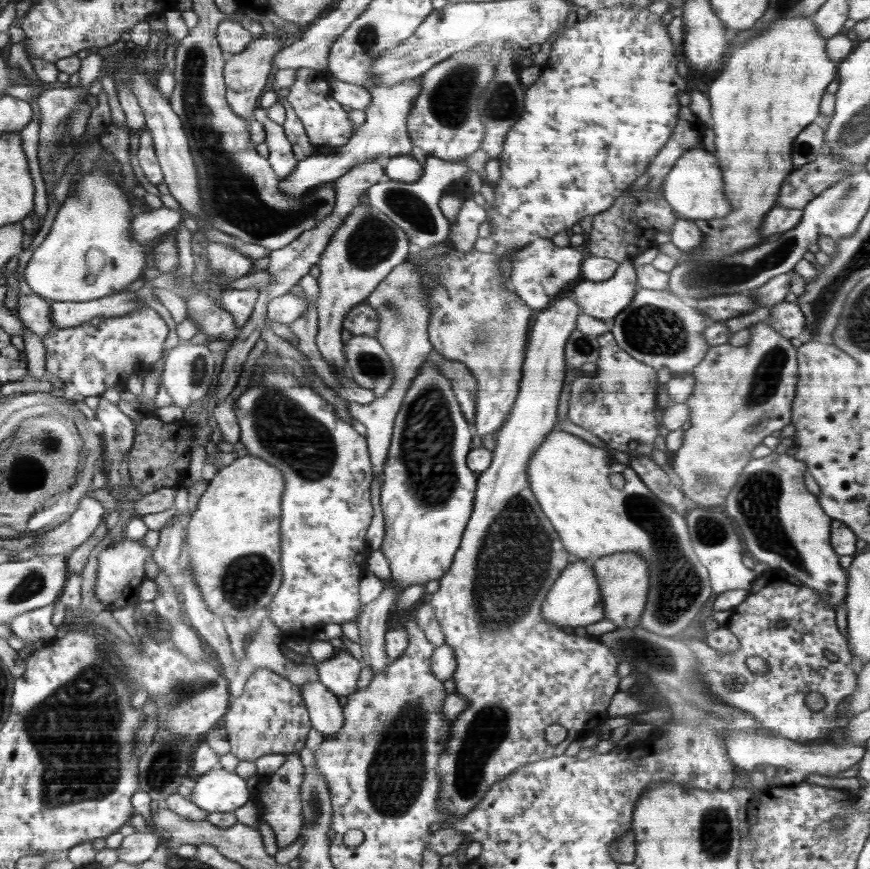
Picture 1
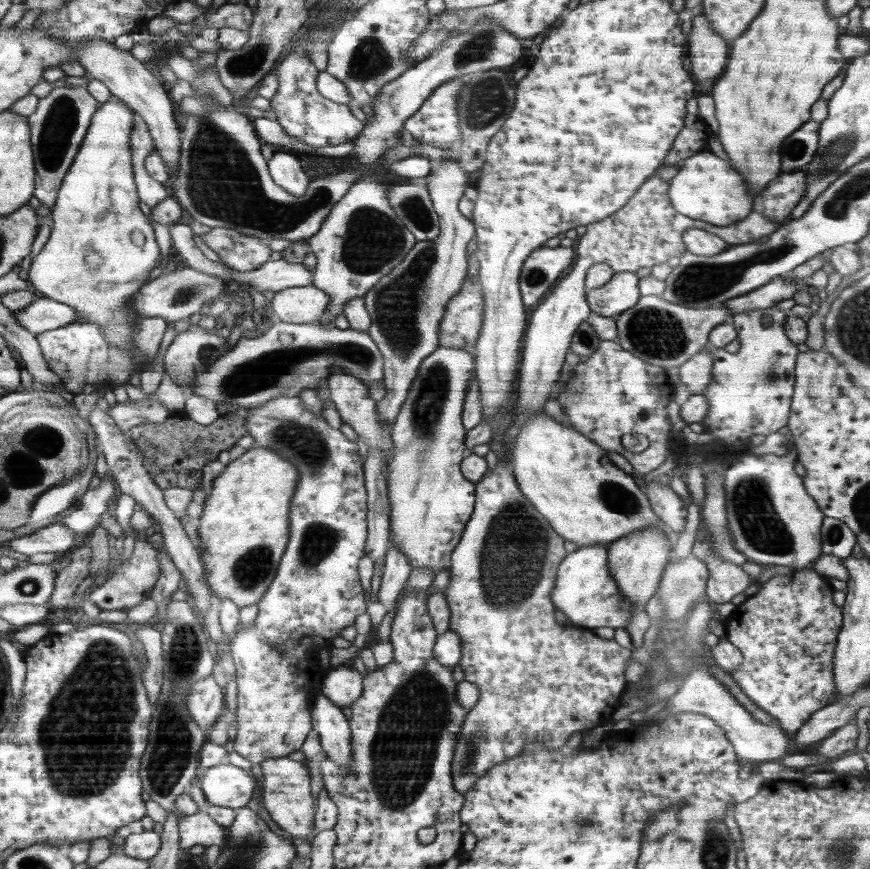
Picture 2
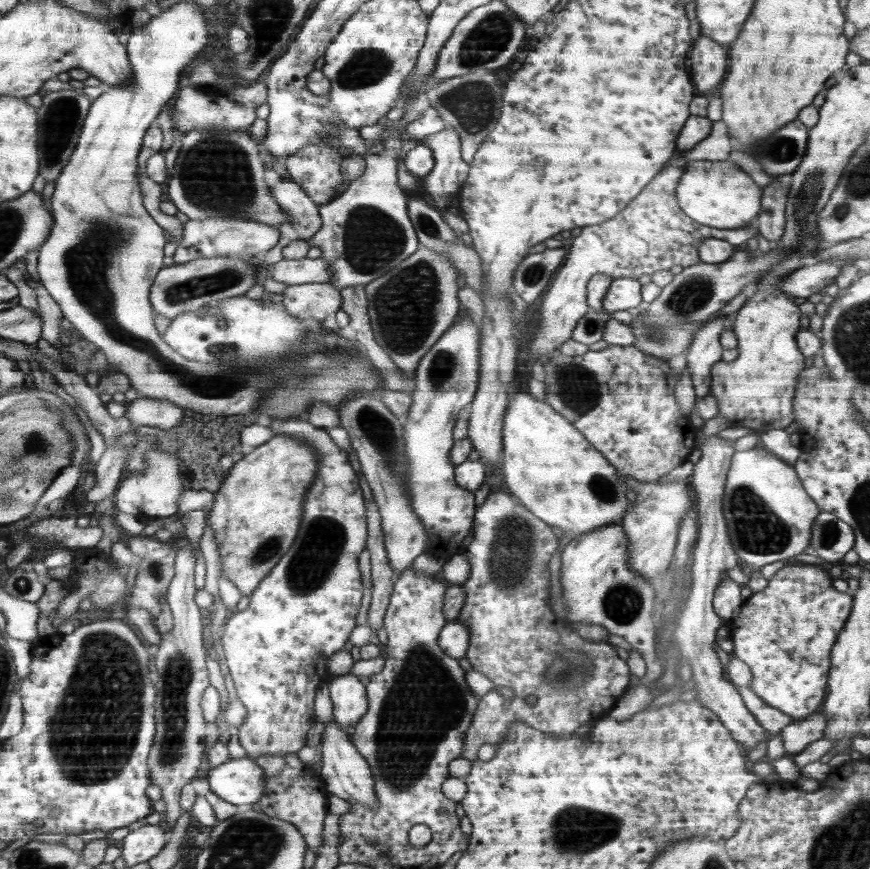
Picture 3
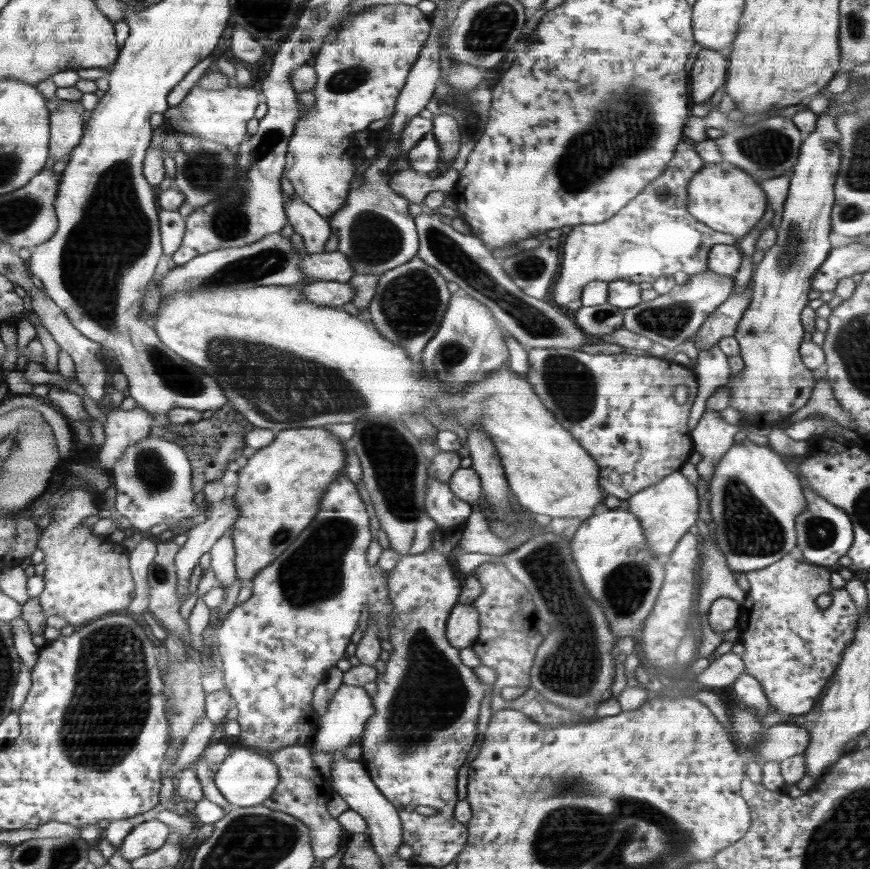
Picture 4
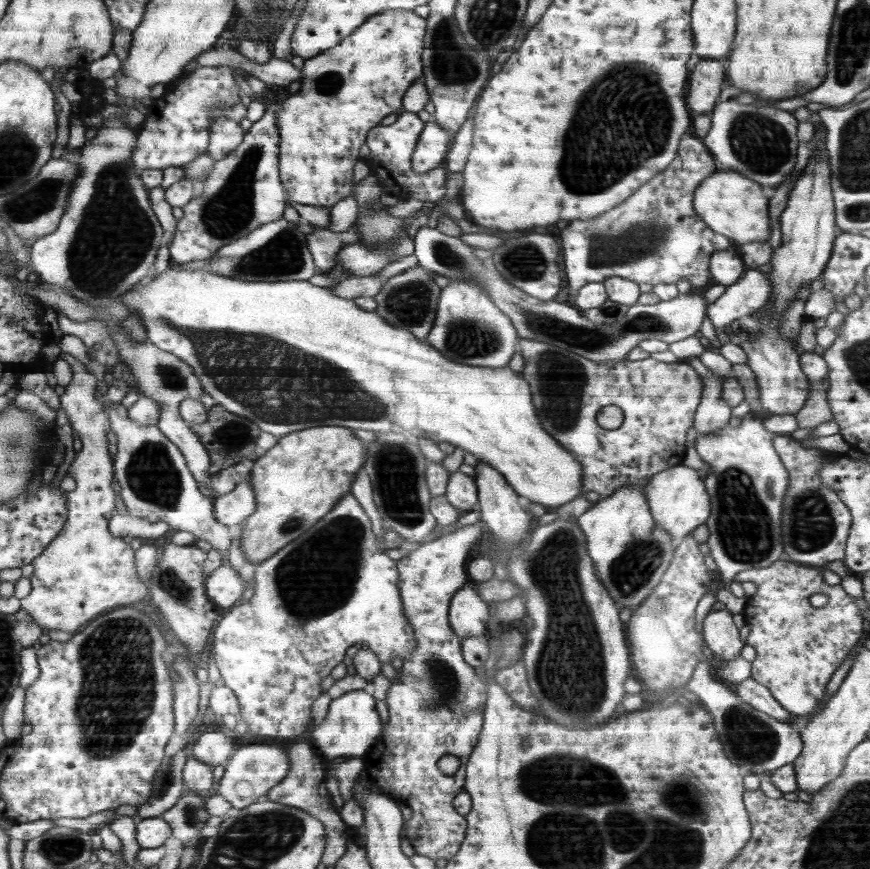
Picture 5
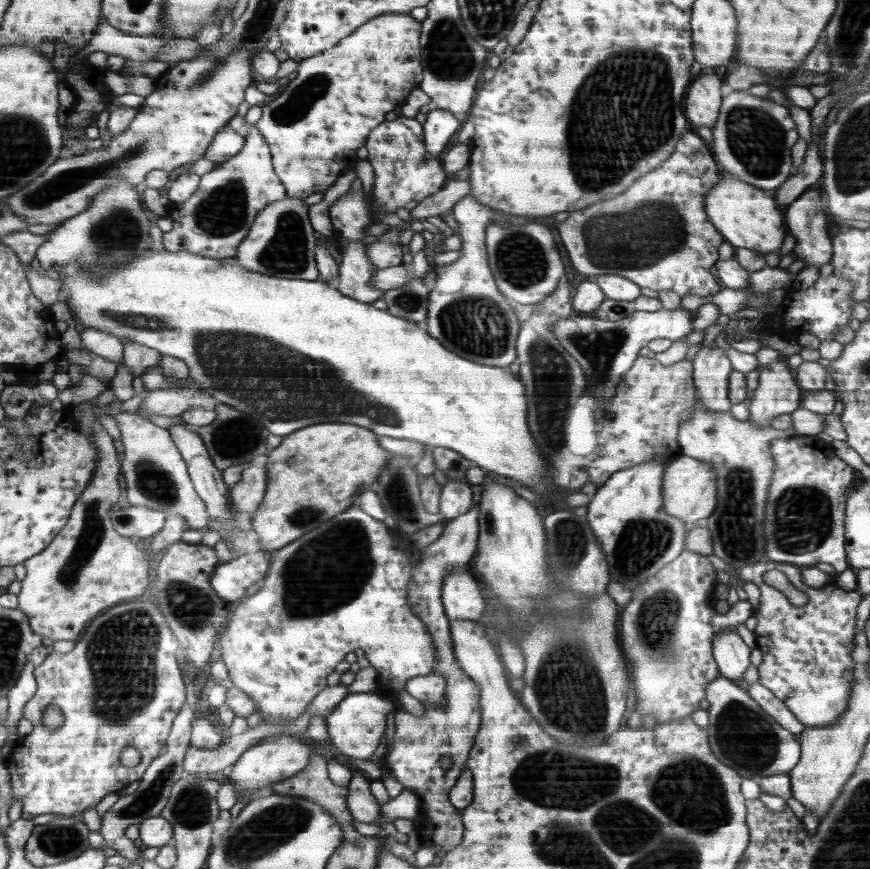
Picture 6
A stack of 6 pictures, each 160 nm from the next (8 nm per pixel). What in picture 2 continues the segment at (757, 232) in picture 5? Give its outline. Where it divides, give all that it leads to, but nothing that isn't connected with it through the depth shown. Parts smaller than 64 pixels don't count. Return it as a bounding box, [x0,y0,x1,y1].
[669,149,754,226]

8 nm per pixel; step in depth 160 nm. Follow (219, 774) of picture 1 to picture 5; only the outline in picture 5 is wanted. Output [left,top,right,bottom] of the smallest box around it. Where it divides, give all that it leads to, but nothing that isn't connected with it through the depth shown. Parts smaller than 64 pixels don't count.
[216,744,292,810]

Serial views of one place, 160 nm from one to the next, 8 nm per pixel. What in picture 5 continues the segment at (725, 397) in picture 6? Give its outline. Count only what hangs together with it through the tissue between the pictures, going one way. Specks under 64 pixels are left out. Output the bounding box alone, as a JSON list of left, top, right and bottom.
[684,357,733,435]

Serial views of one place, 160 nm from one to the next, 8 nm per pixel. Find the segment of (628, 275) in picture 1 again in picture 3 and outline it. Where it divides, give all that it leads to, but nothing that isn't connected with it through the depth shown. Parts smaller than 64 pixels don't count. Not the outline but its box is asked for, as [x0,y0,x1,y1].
[602,277,643,313]

